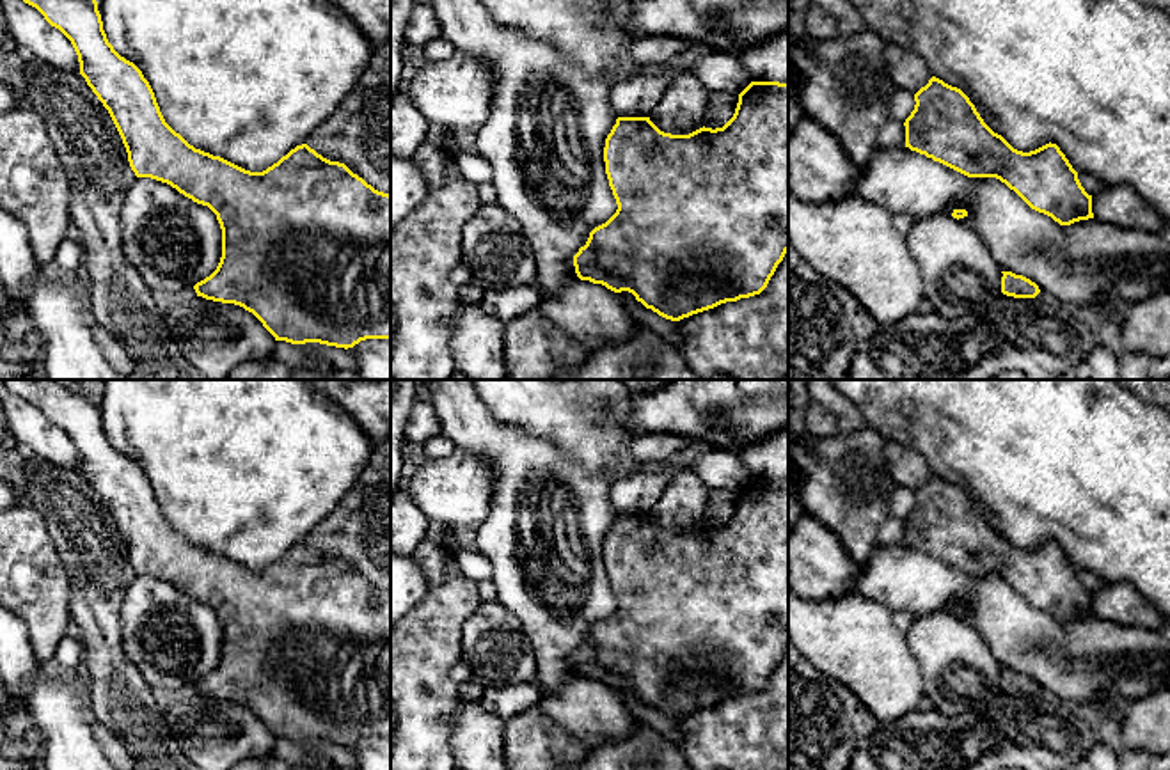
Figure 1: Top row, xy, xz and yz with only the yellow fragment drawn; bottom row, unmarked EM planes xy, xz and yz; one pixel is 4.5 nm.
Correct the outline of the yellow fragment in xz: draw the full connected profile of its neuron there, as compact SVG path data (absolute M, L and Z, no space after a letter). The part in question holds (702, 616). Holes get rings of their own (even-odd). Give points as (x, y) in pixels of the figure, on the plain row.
M751 479L723 525L689 532L660 529L650 515L618 515L604 545L616 610L589 630L573 653L581 678L614 690L628 688L646 706L680 719L692 711L760 692L788 649L788 481Z

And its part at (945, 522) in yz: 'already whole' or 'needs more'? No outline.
already whole

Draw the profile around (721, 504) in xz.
M710 490L705 507L705 525L723 525L735 511L739 493L728 490Z

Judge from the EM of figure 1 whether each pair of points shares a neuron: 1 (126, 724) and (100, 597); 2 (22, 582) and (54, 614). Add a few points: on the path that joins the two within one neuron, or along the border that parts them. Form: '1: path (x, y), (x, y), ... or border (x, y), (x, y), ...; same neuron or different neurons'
1: path (102, 692), (102, 628); same neuron
2: path (29, 589), (47, 607); same neuron

